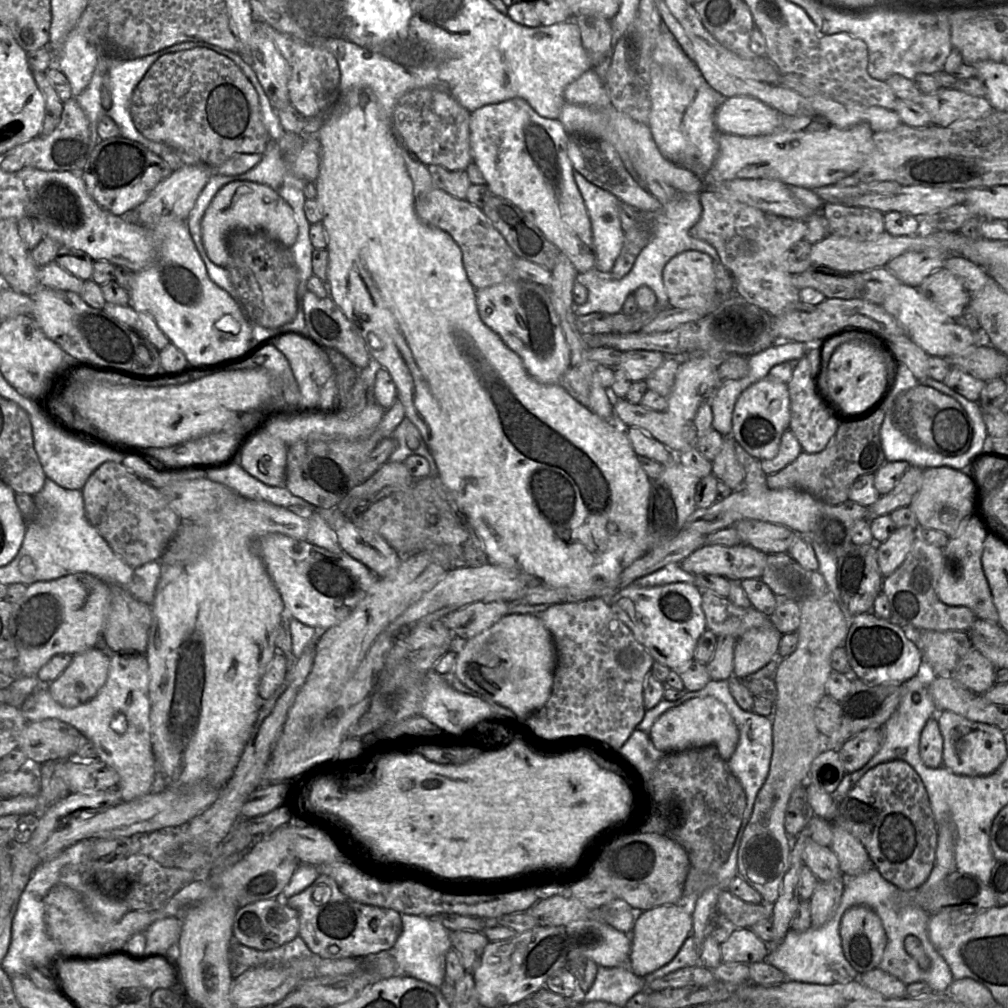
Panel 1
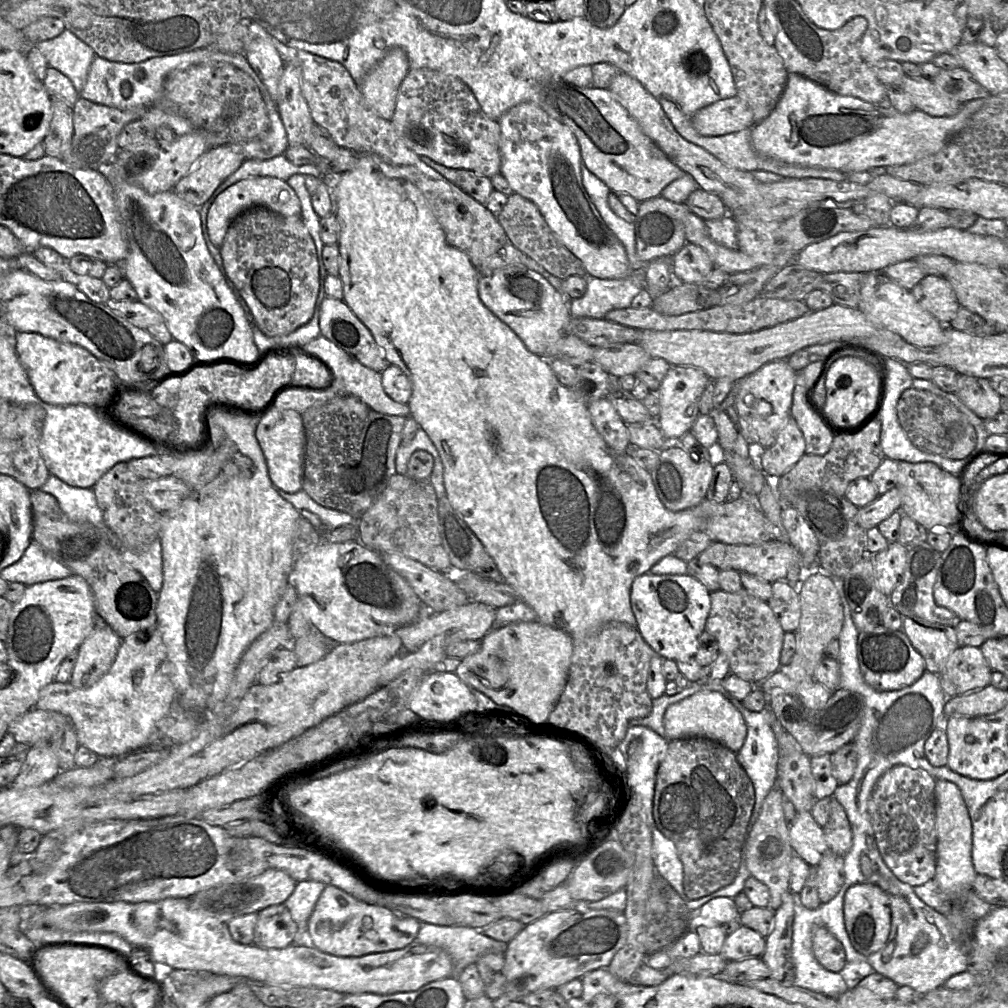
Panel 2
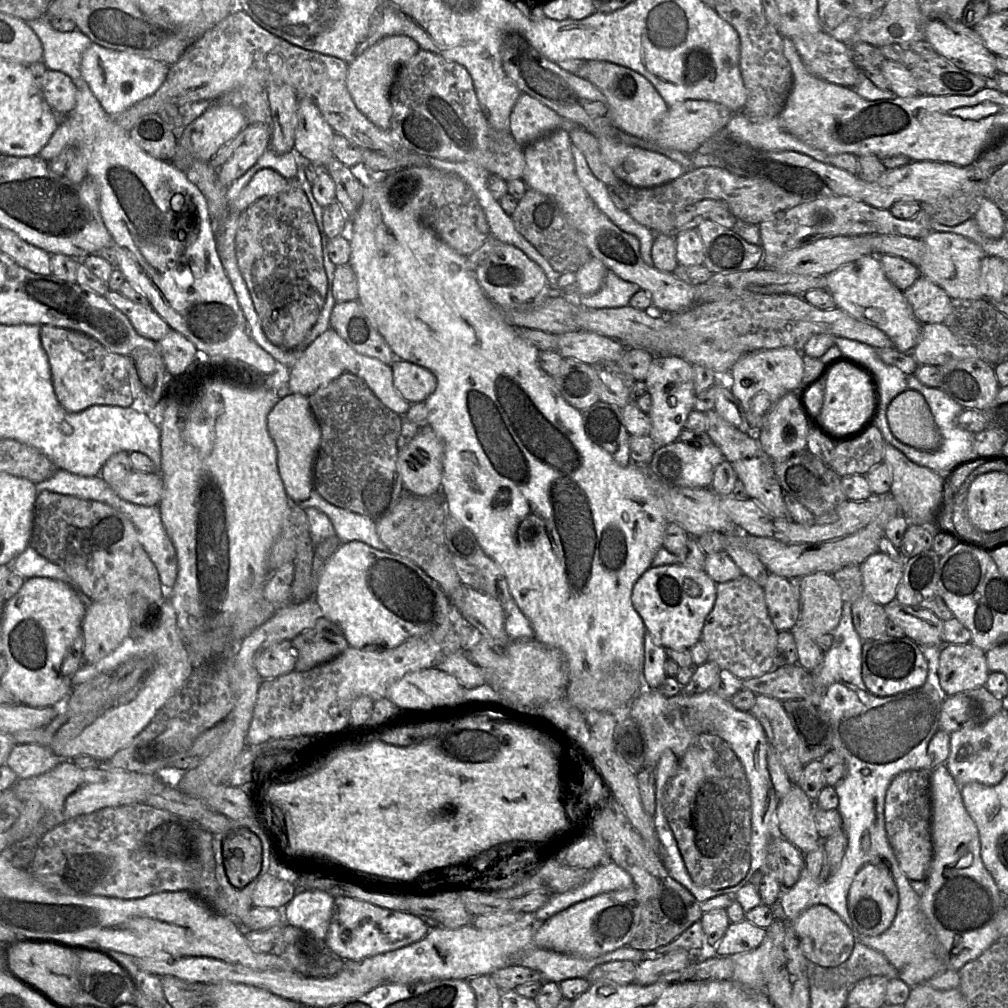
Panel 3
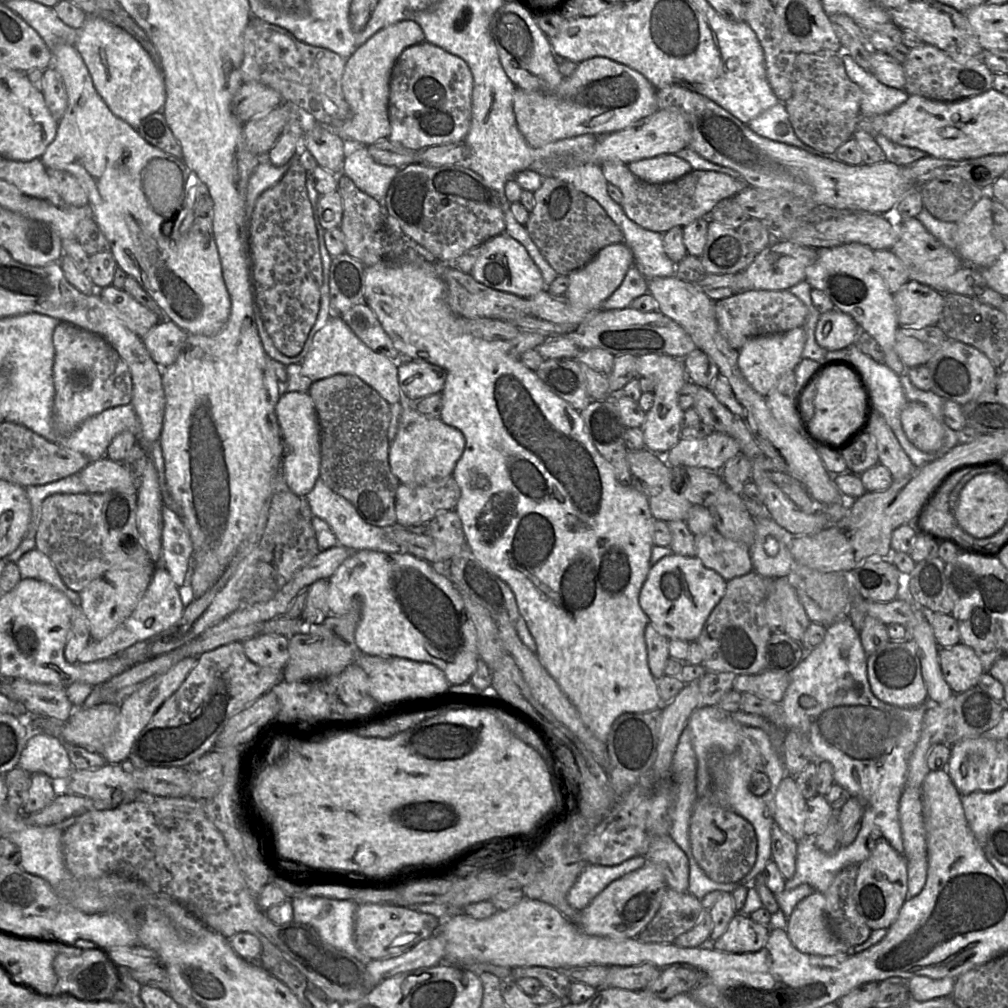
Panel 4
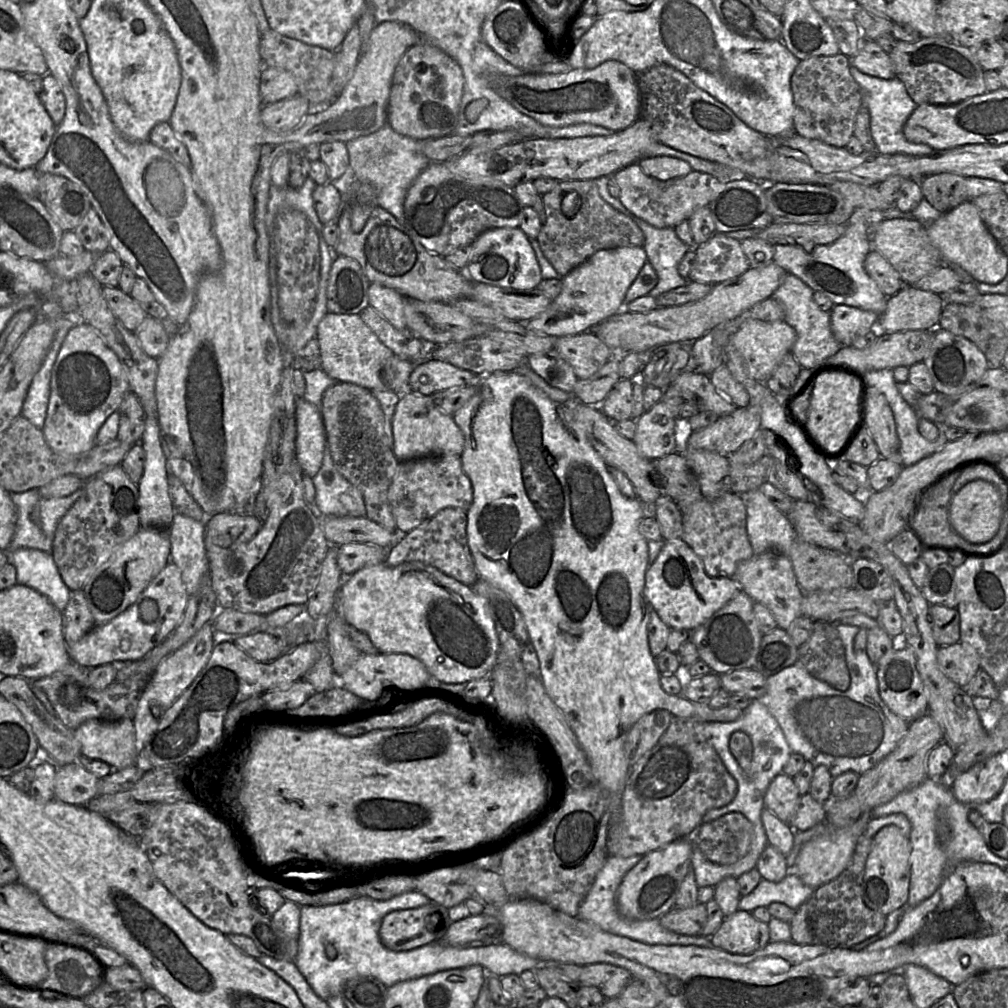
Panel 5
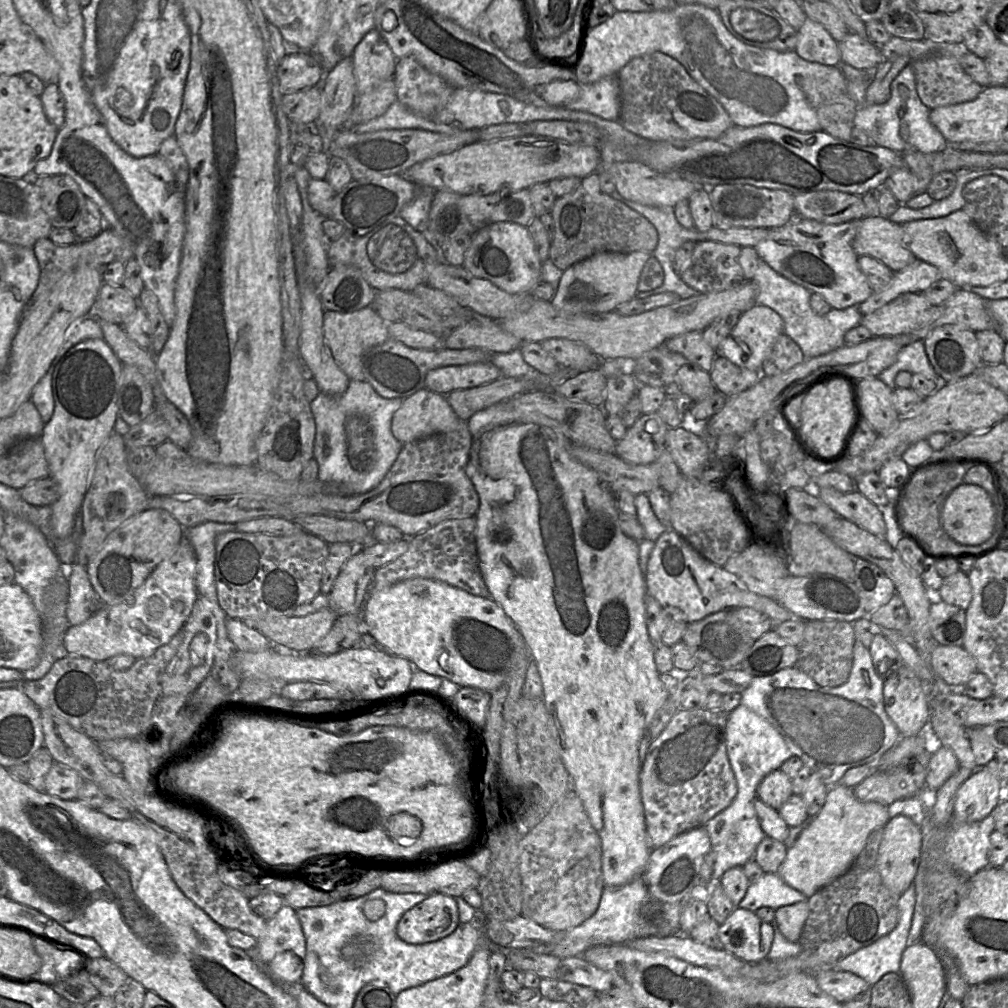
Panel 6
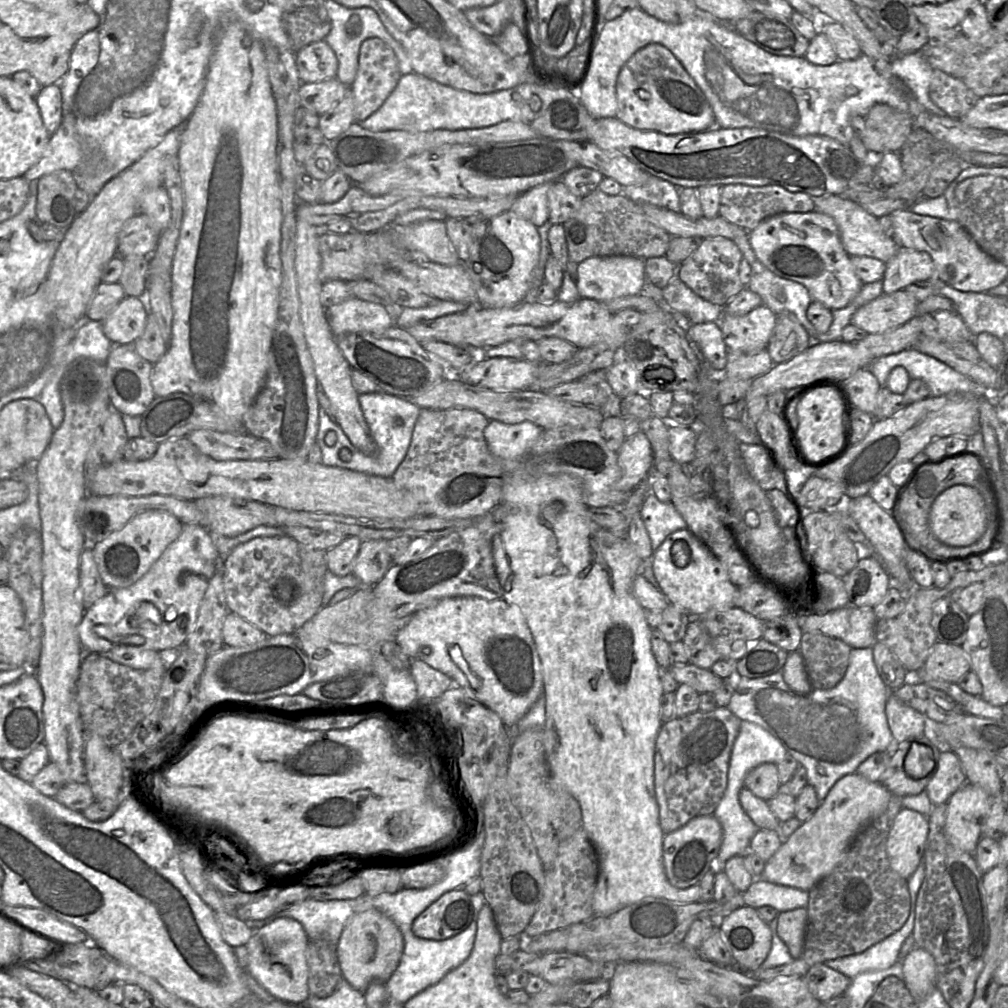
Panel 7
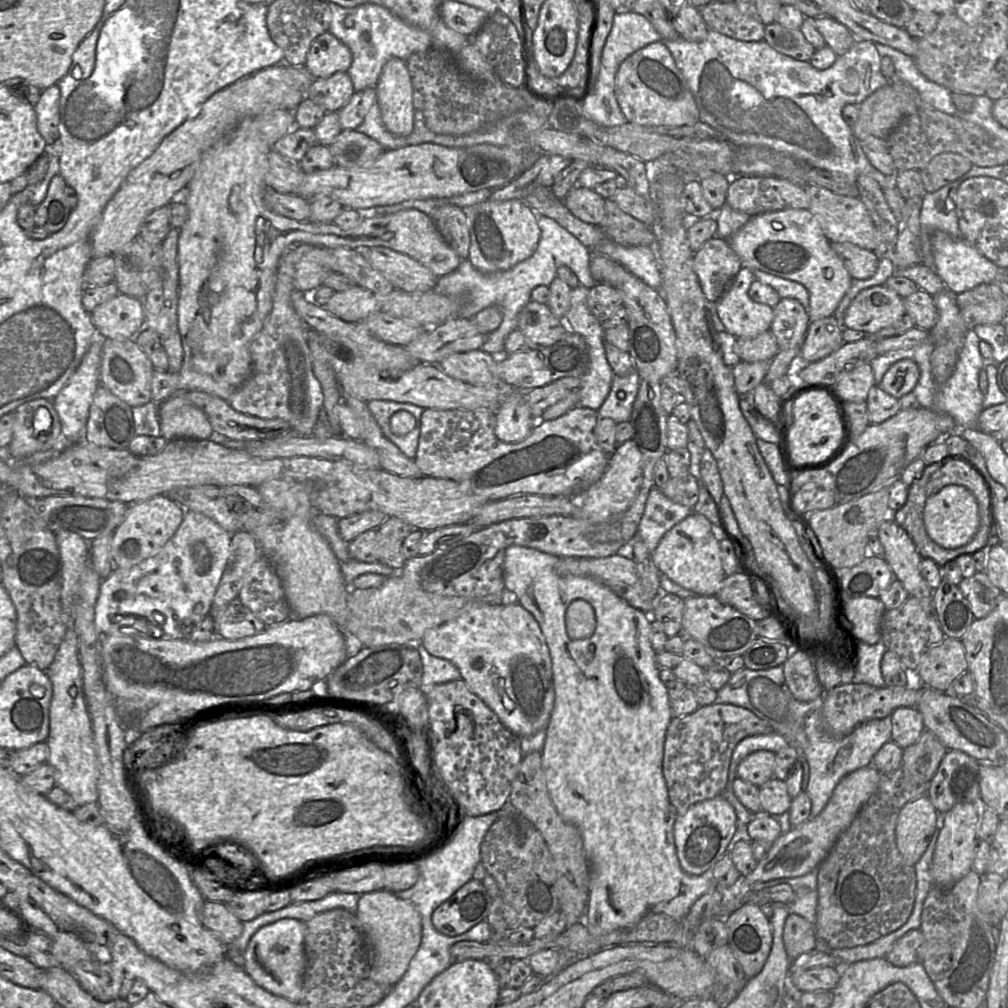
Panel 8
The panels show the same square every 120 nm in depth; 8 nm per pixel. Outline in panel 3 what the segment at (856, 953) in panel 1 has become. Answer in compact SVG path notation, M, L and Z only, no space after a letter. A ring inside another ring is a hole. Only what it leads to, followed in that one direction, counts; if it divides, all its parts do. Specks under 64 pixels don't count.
M866 864L856 874L847 898L852 926L860 936L877 936L887 930L896 916L899 894L886 864Z

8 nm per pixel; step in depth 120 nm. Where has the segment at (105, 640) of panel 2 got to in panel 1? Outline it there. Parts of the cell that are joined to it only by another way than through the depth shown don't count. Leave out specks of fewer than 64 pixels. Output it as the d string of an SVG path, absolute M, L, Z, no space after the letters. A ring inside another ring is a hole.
M97 646L73 656L69 666L47 686L52 697L65 707L93 699L104 686L110 658Z

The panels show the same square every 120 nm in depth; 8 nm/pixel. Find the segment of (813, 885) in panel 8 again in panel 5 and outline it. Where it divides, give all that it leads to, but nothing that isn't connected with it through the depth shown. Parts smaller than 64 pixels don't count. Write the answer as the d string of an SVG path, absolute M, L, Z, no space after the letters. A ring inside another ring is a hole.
M790 872L779 882L761 879L756 888L739 901L738 910L751 912L757 907L768 907L772 902L783 903L796 910L808 901L814 888L806 885L794 872Z

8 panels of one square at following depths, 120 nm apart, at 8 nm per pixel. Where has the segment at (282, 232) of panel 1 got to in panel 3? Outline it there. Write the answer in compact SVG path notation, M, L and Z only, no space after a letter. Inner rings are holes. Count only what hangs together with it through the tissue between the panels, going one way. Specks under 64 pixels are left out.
M262 169L258 171L230 203L229 212L243 212L256 200L267 196L280 193L288 186L289 180L273 169Z

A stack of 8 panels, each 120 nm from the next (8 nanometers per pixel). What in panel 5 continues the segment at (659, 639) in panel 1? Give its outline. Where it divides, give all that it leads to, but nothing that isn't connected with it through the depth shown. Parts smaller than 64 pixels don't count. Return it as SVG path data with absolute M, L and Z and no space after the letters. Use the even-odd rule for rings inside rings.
M682 540L666 541L665 546L646 572L644 596L660 619L671 629L694 630L723 608L741 590L739 583L728 577L710 577L704 569L702 560Z

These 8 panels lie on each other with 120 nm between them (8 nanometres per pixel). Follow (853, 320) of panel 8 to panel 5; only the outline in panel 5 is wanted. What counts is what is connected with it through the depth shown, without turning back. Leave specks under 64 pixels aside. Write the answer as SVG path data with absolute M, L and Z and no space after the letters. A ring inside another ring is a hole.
M903 285L895 295L887 299L886 309L878 318L877 330L880 333L933 330L938 326L944 303L943 297L939 294L918 289L912 285Z

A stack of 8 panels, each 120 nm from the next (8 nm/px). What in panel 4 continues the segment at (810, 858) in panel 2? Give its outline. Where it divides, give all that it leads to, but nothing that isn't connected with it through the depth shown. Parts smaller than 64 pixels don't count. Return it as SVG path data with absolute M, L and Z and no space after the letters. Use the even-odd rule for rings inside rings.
M786 774L775 795L774 820L777 825L796 841L806 836L806 799L795 777Z

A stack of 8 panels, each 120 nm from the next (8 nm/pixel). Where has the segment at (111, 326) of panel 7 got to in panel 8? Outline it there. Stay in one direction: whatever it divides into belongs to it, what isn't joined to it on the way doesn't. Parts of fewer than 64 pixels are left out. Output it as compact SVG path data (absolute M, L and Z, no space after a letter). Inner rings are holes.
M119 292L91 312L100 336L111 339L134 338L145 327L145 310L141 299Z

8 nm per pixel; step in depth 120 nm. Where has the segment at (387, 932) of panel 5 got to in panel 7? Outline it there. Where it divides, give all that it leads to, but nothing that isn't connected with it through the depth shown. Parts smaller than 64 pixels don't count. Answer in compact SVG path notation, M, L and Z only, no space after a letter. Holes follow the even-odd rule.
M462 888L444 893L412 923L412 933L422 939L445 940L464 931L476 921L476 911L472 896Z

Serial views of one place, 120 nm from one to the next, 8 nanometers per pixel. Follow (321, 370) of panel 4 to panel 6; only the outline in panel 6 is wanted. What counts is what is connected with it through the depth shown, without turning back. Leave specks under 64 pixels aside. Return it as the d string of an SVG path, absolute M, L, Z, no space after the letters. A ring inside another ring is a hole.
M373 306L346 313L325 310L323 332L337 365L350 380L357 381L365 380L362 365L364 353L369 348L386 342L389 338L387 322L381 318Z

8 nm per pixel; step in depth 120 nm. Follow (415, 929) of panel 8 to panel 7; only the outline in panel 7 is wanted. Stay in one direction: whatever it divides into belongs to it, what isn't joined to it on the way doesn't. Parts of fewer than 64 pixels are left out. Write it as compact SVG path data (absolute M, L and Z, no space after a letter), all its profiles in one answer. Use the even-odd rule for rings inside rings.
M377 909L355 914L344 928L336 945L336 954L343 978L364 993L373 981L385 982L402 959L403 935L395 923Z

